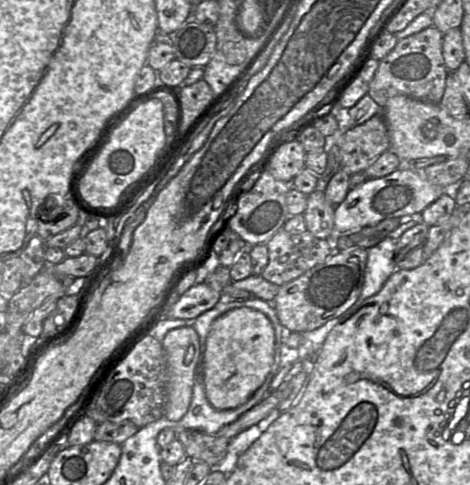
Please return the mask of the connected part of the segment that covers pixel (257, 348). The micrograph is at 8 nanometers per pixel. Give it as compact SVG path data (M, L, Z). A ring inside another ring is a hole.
M231 309L212 323L206 338L203 366L205 394L212 407L217 410L235 409L251 398L271 370L274 343L271 321L255 309Z

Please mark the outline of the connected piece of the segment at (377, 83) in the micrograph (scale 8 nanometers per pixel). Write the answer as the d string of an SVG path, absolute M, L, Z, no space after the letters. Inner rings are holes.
M435 26L398 40L394 48L380 60L368 94L382 108L389 98L406 95L425 103L440 104L448 69L442 55L443 33Z

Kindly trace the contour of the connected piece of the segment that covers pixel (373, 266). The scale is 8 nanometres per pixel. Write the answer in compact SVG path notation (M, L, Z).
M387 236L375 246L367 249L368 259L359 303L377 294L397 269L393 258L396 242Z

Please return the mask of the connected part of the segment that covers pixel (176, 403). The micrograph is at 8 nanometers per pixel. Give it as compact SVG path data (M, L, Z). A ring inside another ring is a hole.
M193 327L175 328L166 334L162 346L167 365L167 404L164 417L171 421L179 421L188 411L192 399L200 355L199 335Z

